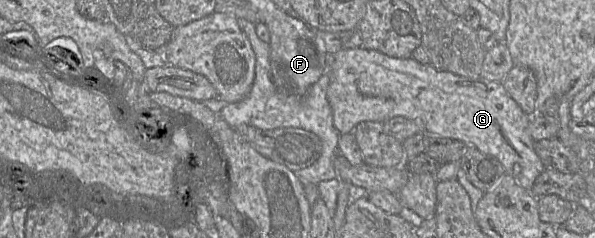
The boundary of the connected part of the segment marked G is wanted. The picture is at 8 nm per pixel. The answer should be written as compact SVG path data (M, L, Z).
M362 47L342 48L329 55L329 73L327 100L333 114L333 125L339 134L352 133L361 122L385 122L394 117L404 117L418 123L427 135L456 139L494 156L501 162L506 174L512 176L528 192L545 169L529 134L530 116L508 95L501 82L471 80L450 72L438 71L431 64L420 64L412 57L393 58Z

